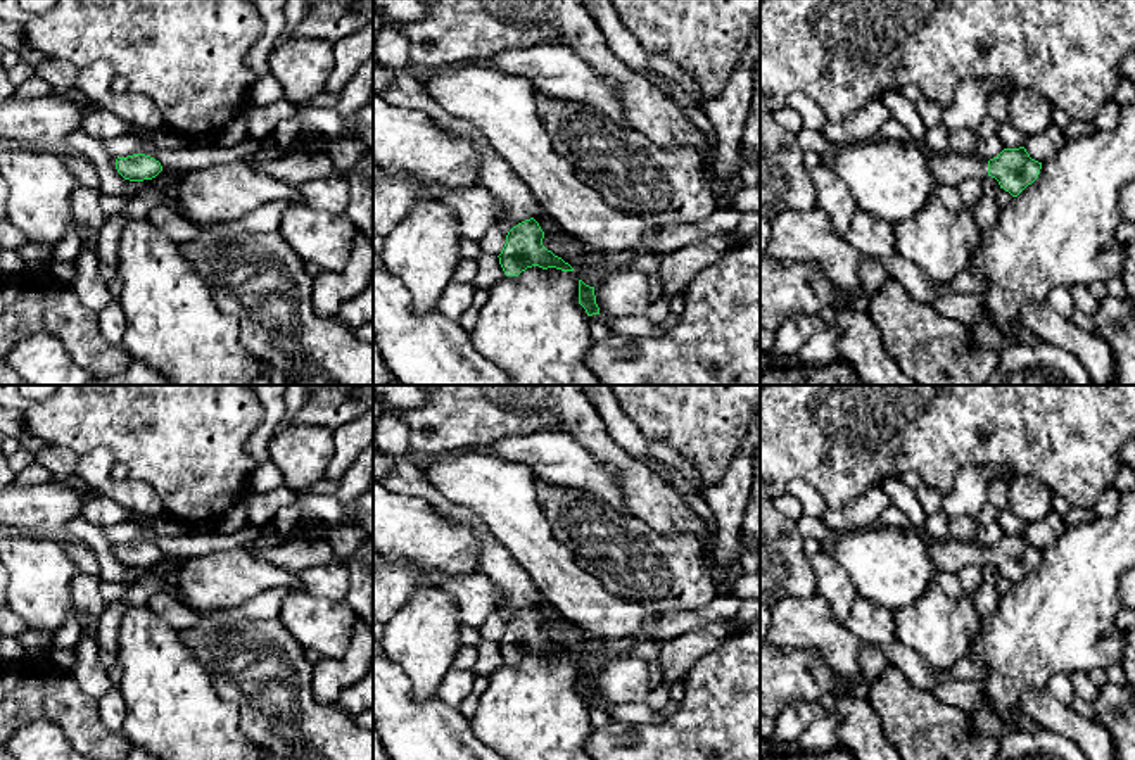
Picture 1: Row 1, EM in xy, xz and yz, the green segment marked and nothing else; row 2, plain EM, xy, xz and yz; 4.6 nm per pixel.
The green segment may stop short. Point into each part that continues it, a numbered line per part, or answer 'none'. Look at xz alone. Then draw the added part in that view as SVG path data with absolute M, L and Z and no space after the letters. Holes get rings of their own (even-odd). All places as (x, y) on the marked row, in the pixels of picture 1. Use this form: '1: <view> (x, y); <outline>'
1: xz (496, 177); M408 66L396 67L394 79L380 95L392 105L427 114L439 128L465 136L477 145L482 157L477 187L485 188L504 207L498 218L498 226L513 228L539 214L541 207L525 181L487 143L473 124L449 116L425 93L420 73Z

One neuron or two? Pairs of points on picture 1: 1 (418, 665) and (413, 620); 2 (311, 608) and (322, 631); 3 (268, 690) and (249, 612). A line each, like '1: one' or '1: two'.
1: one
2: one
3: two

